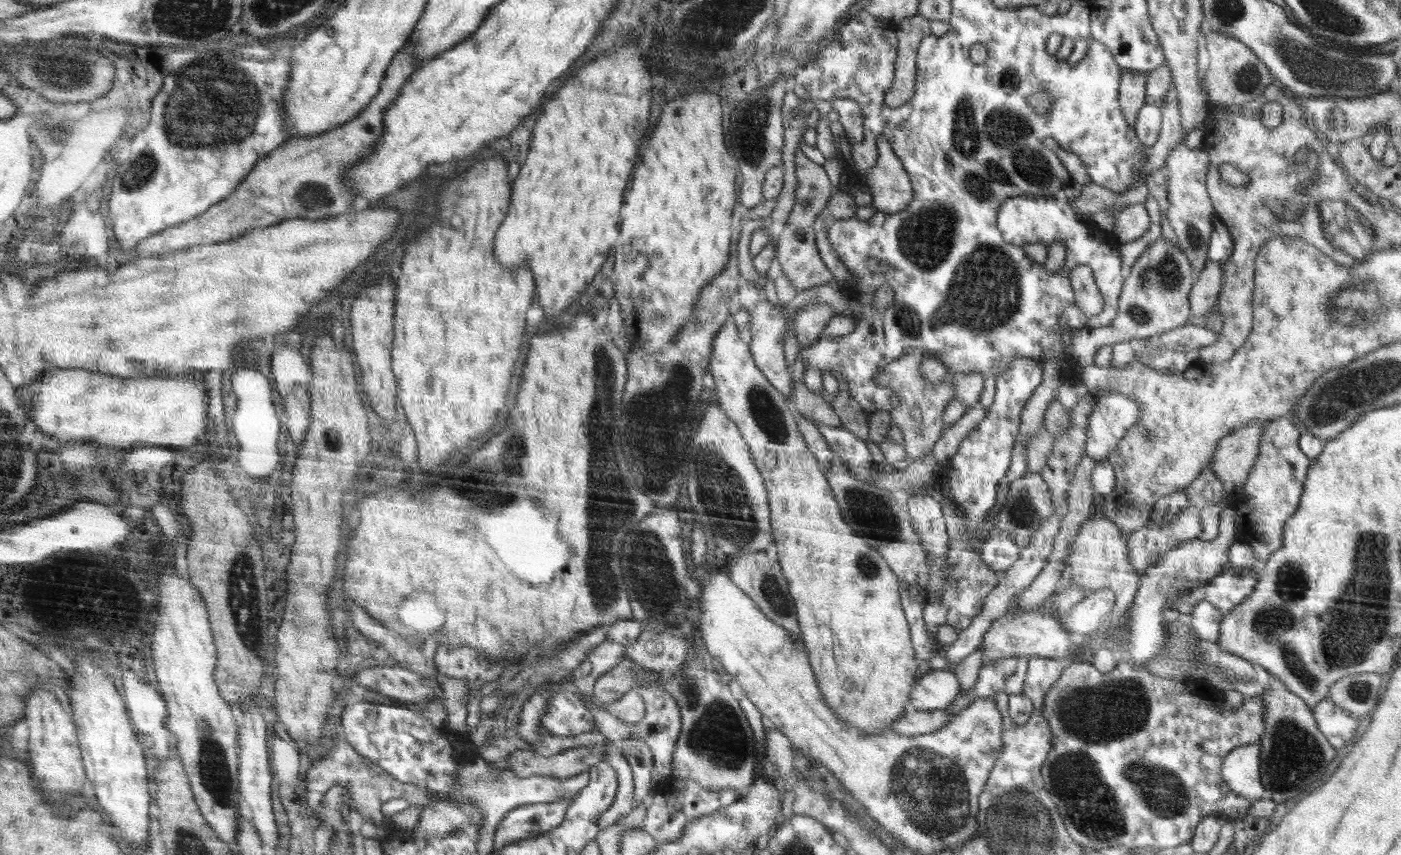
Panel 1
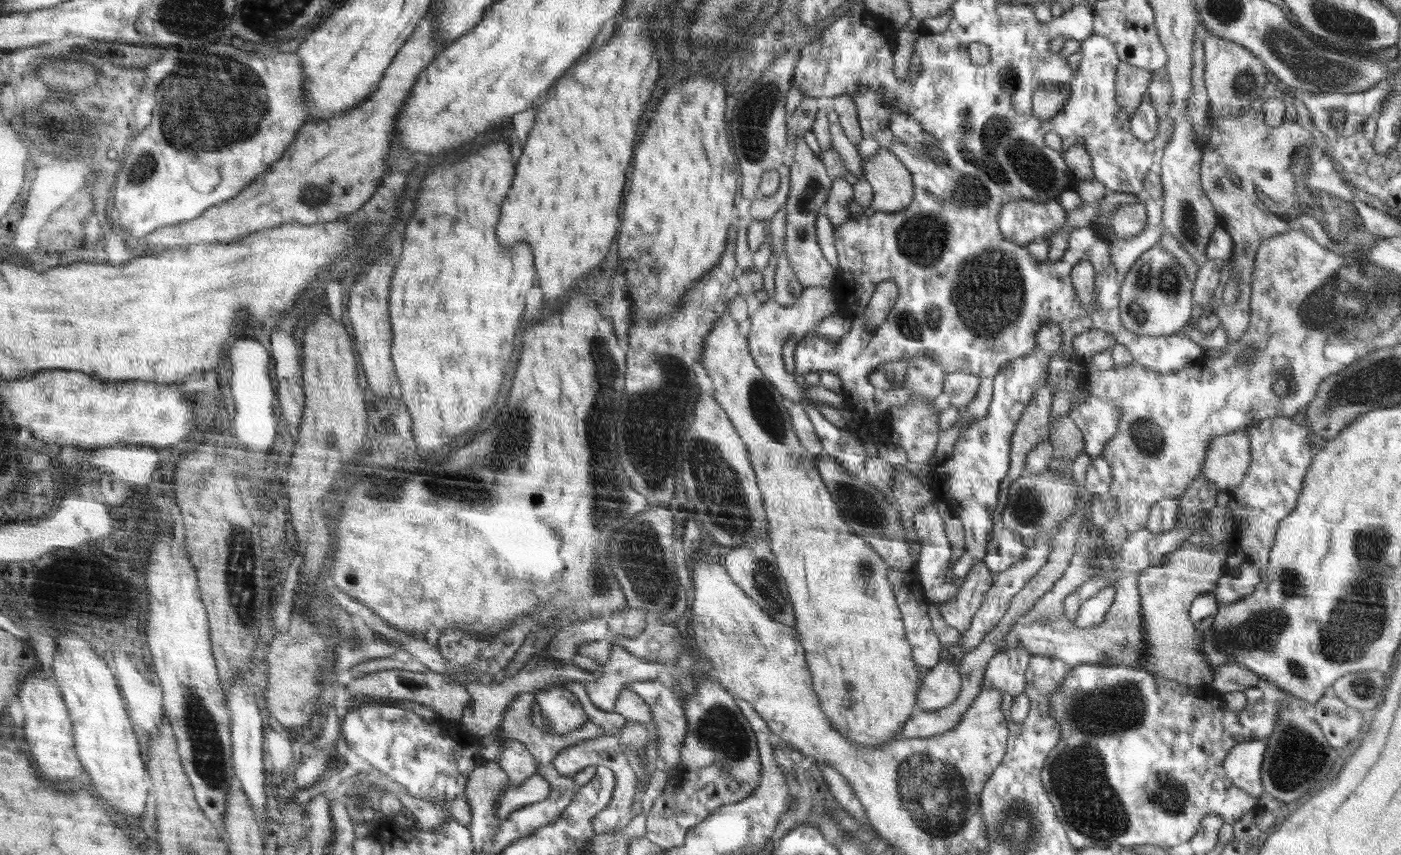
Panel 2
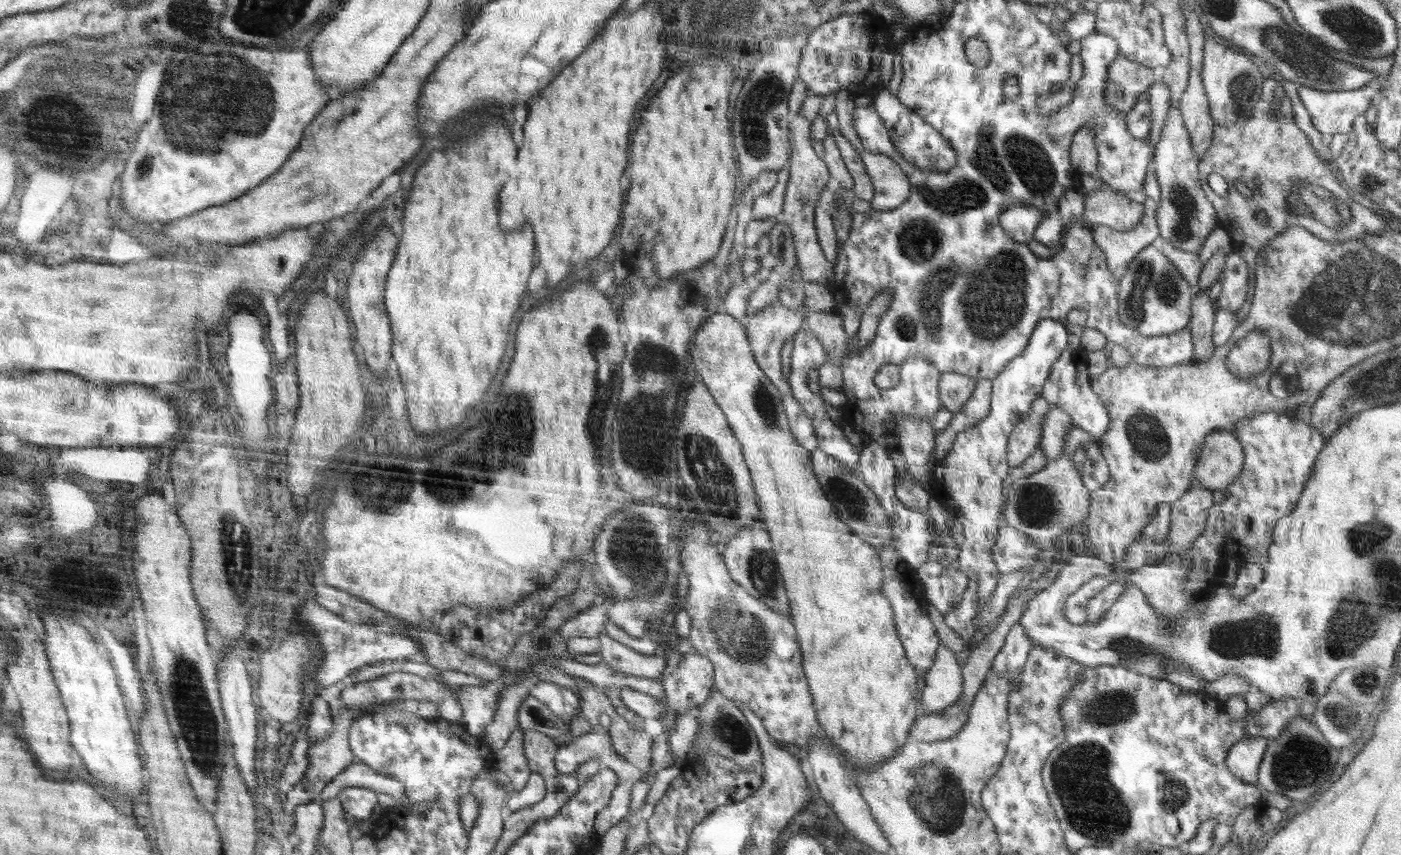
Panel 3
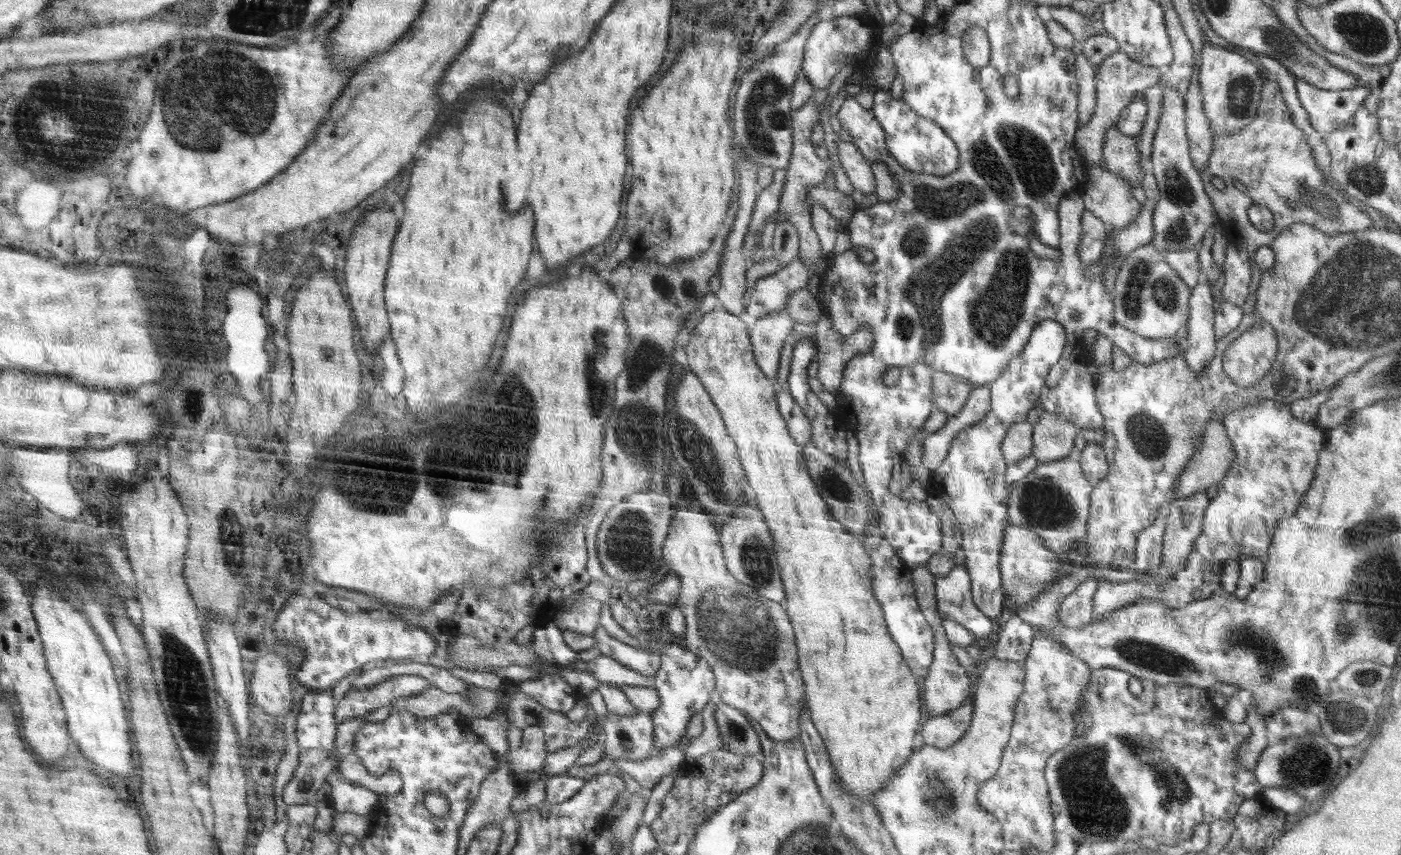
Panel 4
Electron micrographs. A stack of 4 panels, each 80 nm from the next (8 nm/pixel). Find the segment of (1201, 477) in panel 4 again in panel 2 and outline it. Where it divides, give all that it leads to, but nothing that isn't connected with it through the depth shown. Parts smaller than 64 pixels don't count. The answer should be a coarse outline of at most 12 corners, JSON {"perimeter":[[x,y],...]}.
{"perimeter":[[1249,436],[1209,442],[1201,472],[1218,490],[1242,482]]}

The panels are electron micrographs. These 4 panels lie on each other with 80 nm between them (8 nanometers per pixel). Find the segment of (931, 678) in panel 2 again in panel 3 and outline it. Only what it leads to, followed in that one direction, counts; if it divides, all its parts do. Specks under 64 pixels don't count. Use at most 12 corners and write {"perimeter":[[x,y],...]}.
{"perimeter":[[940,648],[925,672],[925,713],[952,706],[964,692],[954,651]]}

